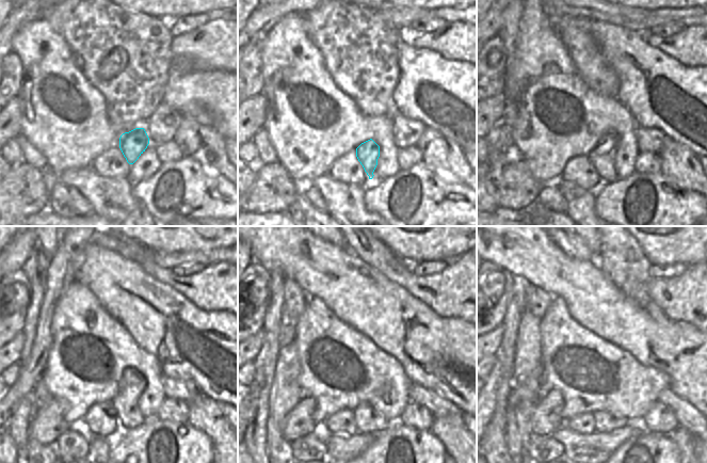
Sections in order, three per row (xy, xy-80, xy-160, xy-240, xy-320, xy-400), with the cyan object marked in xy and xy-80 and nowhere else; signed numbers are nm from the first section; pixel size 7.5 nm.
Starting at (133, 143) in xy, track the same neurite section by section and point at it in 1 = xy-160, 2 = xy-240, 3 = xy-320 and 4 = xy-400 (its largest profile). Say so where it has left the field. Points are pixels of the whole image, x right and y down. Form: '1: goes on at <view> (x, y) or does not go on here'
1: goes on at xy-160 (603, 157)
2: goes on at xy-240 (126, 402)
3: goes on at xy-320 (368, 420)
4: goes on at xy-400 (605, 421)

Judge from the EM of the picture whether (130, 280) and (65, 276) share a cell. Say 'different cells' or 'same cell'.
different cells

